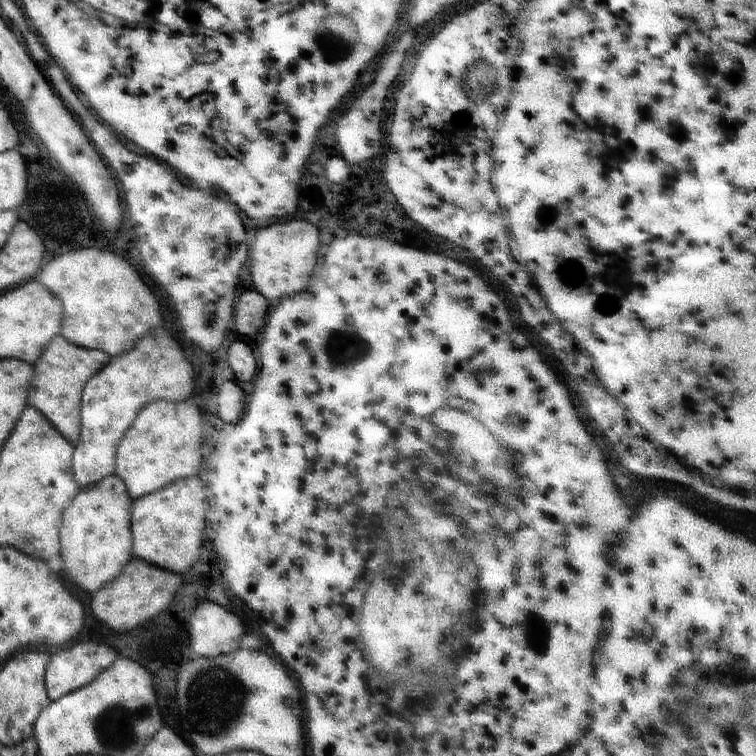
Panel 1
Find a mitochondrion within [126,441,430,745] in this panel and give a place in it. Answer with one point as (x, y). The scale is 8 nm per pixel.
(217, 691)

